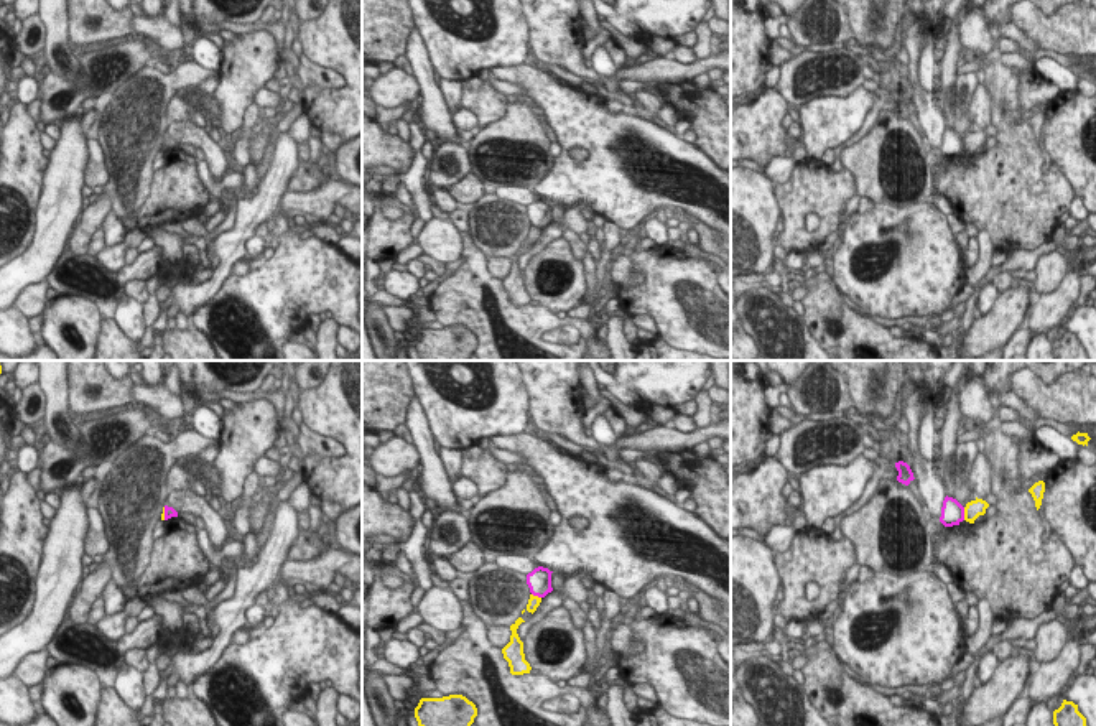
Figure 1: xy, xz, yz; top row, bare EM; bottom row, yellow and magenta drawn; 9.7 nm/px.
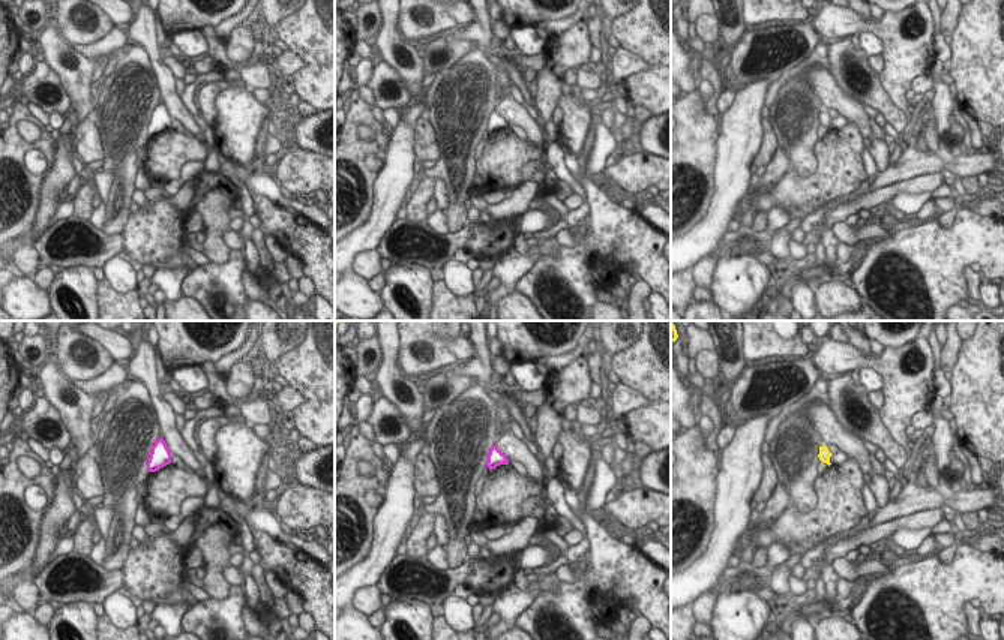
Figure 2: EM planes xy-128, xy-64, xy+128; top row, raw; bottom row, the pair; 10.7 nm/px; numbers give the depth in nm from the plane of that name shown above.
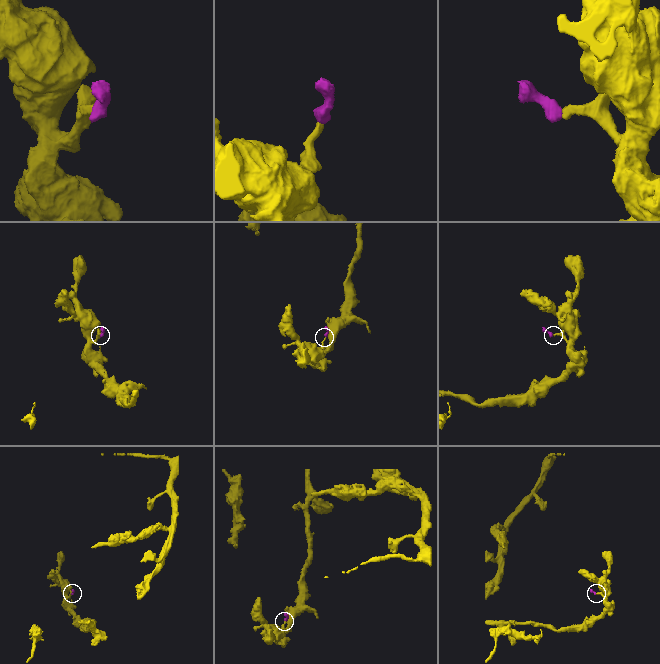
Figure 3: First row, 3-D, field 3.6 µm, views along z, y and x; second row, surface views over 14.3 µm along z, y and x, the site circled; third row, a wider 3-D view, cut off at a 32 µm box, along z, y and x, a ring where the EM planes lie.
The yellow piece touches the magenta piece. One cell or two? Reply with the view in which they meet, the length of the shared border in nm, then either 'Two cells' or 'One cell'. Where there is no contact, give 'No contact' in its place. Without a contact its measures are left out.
Touches yellow in yz. Shared border 130 nm. Two cells

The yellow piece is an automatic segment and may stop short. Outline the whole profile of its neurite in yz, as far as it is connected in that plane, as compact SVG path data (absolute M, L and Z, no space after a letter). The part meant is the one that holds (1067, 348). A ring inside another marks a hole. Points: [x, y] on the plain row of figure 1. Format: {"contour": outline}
{"contour": "M1066 331L1053 342L1053 356L1055 361L1089 361L1086 349L1078 342L1078 336Z"}

